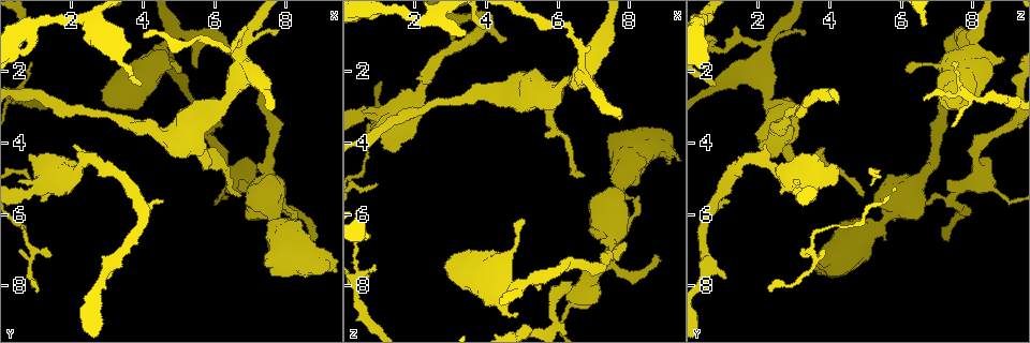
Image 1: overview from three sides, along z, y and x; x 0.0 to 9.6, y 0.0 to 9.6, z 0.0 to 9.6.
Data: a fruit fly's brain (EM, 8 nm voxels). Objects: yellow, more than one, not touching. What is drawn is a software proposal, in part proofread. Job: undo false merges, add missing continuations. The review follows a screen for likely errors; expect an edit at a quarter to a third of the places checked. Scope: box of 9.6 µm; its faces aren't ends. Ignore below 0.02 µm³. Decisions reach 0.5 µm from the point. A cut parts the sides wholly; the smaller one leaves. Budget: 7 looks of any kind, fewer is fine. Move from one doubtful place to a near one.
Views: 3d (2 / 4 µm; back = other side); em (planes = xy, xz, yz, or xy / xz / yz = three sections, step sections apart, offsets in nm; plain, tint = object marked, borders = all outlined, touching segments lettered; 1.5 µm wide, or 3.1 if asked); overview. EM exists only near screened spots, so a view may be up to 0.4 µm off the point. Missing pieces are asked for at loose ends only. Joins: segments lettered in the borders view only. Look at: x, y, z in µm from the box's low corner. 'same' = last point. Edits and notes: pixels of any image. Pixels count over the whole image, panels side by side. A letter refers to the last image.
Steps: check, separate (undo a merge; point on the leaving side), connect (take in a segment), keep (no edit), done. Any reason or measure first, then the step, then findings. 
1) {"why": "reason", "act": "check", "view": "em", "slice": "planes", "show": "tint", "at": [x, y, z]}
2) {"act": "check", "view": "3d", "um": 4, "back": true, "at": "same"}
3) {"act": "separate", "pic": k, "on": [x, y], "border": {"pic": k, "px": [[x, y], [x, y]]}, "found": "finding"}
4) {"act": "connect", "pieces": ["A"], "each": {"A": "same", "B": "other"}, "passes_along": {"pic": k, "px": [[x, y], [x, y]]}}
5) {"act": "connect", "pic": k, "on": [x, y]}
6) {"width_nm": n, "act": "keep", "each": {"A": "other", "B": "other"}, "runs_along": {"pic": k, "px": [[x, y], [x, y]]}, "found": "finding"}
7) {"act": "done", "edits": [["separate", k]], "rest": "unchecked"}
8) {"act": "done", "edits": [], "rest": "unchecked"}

{"why": "thin end", "act": "check", "view": "3d", "um": 2, "at": [3.95, 2.30, 0.75]}

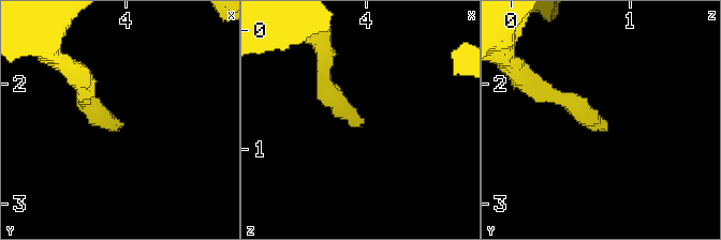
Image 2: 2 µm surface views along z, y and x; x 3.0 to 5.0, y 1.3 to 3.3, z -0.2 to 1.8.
{"act": "check", "view": "em", "slice": "planes", "show": "borders", "at": [3.96, 2.36, 0.78]}

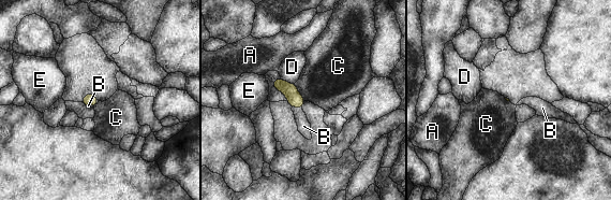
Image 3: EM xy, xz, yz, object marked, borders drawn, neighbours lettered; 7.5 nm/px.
{"act": "connect", "pieces": ["B"], "each": {"A": "other", "B": "same", "C": "other", "D": "other", "E": "other"}, "passes_along": {"pic": 3, "px": [[294, 98], [297, 106], [303, 126]]}, "found": "it goes on there"}

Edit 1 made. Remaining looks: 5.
{"act": "check", "view": "em", "slice": "planes", "show": "tint", "at": [6.95, 0.75, 1.35]}

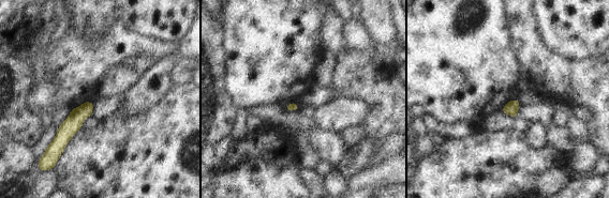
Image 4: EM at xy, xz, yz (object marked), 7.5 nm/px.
{"act": "check", "view": "em", "slice": "planes", "show": "borders", "at": "same"}

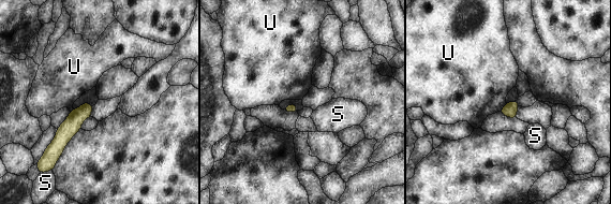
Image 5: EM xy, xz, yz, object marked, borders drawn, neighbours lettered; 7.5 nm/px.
{"longest_contact_nm": ["U", 90], "act": "keep", "each": {"S": "other", "U": "other"}, "border": {"pic": 5, "px": [[506, 103], [498, 111]]}, "found": "no lettered segment goes on from it"}

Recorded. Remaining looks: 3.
{"why": "free end", "act": "check", "view": "3d", "um": 2, "at": [0.80, 1.75, 7.45]}

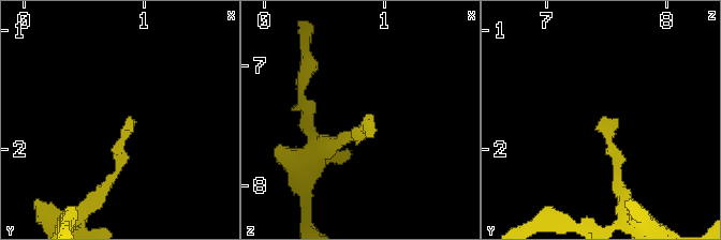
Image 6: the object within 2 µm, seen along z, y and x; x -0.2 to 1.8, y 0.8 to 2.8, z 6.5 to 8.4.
{"why": "now the EM", "act": "check", "view": "em", "slice": "planes", "show": "borders", "at": [0.86, 1.74, 7.46]}

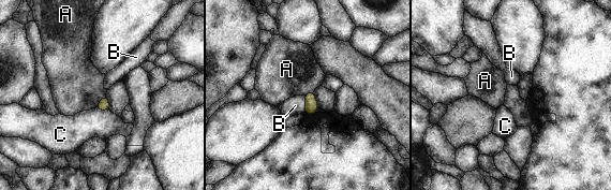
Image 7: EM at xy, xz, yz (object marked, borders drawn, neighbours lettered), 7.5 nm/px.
{"act": "keep", "each": {"A": "other", "B": "other", "C": "other"}, "border": {"pic": 7, "px": [[105, 94], [95, 106]]}, "found": "no lettered segment goes on from it"}

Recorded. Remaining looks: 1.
{"act": "done", "edits": [["connect", 3]], "rest": "unchecked"}

